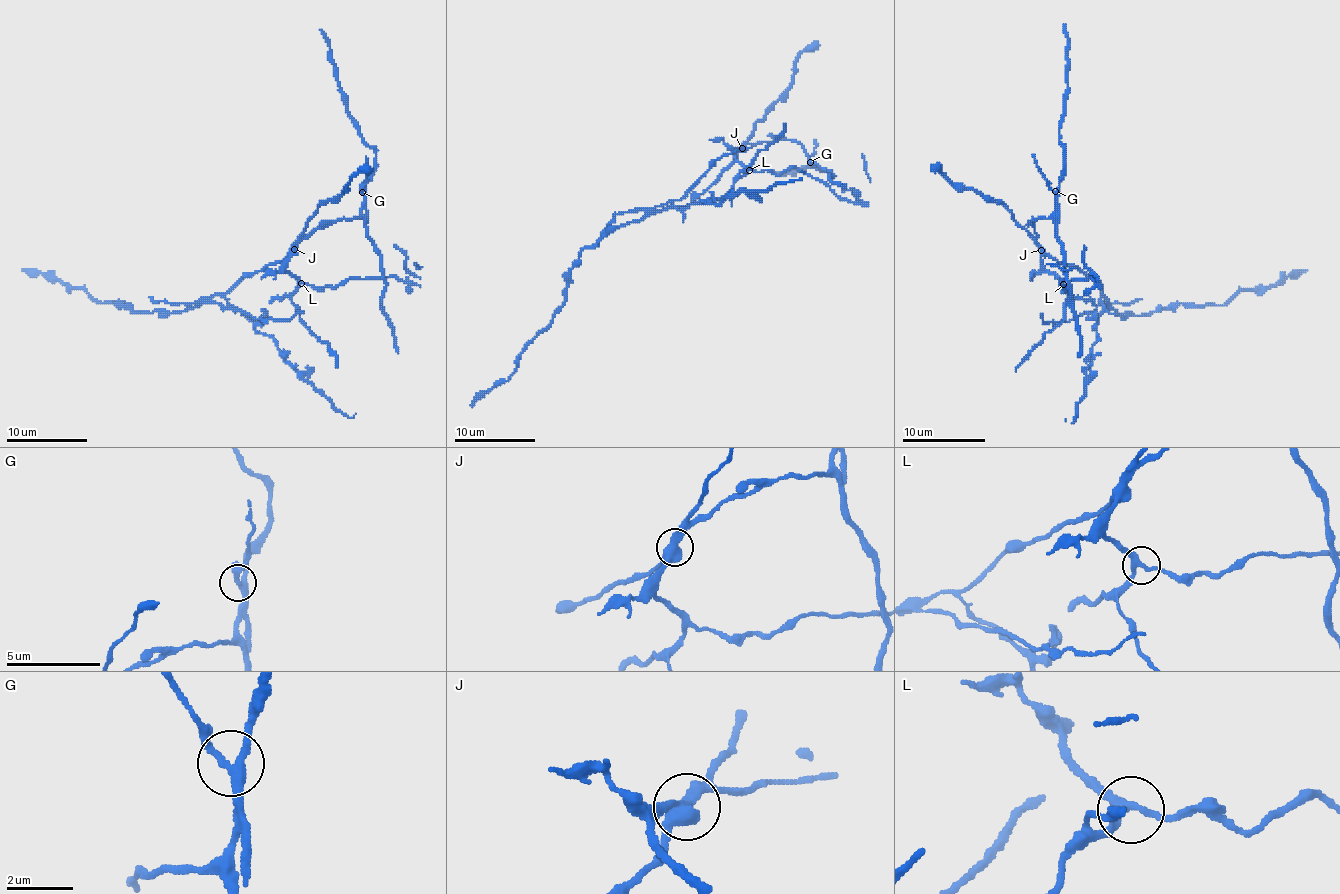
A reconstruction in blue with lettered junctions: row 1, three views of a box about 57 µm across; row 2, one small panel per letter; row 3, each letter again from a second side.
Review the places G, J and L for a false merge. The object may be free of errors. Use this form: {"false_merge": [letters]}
{"false_merge": ["J"]}

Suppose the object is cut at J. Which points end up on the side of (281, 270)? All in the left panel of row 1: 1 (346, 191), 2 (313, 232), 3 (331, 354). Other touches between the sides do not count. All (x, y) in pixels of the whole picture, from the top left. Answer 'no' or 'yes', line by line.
1: no
2: yes
3: yes

